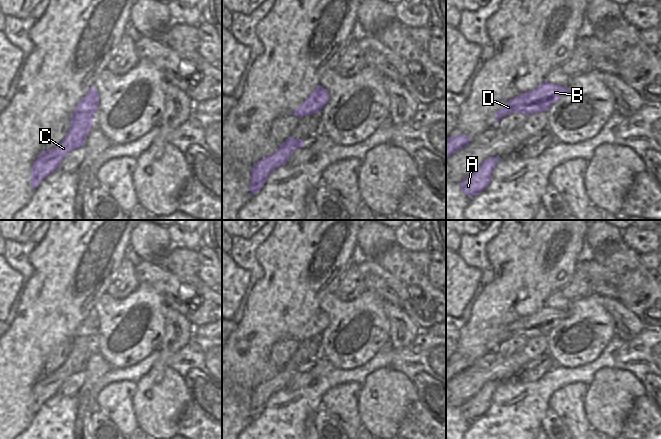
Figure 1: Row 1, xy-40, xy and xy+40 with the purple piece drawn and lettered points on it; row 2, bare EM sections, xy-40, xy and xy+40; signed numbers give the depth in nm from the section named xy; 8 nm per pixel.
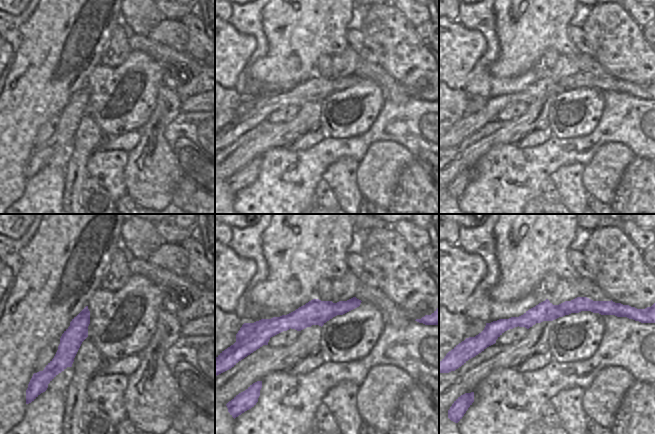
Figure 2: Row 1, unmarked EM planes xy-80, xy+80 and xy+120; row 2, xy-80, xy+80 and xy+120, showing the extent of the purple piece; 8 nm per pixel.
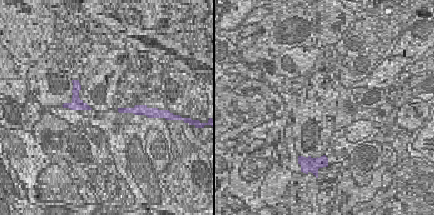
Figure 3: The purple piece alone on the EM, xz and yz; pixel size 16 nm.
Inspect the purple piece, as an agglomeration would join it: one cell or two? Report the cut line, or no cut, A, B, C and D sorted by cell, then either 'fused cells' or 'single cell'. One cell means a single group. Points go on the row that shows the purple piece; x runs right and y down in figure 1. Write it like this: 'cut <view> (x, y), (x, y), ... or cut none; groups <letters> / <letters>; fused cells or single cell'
cut xy+40 (545, 106), (539, 99), (535, 98), (520, 112); groups A C / B D; fused cells

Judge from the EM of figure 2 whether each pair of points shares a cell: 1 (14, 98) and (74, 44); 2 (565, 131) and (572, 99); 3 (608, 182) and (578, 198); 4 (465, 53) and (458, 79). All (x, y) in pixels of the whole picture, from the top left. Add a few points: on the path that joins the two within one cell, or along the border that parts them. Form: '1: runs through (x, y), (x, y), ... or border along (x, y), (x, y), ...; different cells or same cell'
1: runs through (29, 89), (59, 59); same cell
2: runs through (558, 123), (557, 120), (569, 106); same cell
3: border along (583, 170), (582, 185), (588, 194); different cells
4: runs through (459, 59), (458, 73); same cell

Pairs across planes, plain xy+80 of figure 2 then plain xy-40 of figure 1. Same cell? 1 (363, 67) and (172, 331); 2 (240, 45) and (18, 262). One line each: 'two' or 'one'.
1: one
2: two

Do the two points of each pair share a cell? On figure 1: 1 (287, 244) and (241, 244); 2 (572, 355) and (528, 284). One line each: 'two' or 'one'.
1: two
2: two

